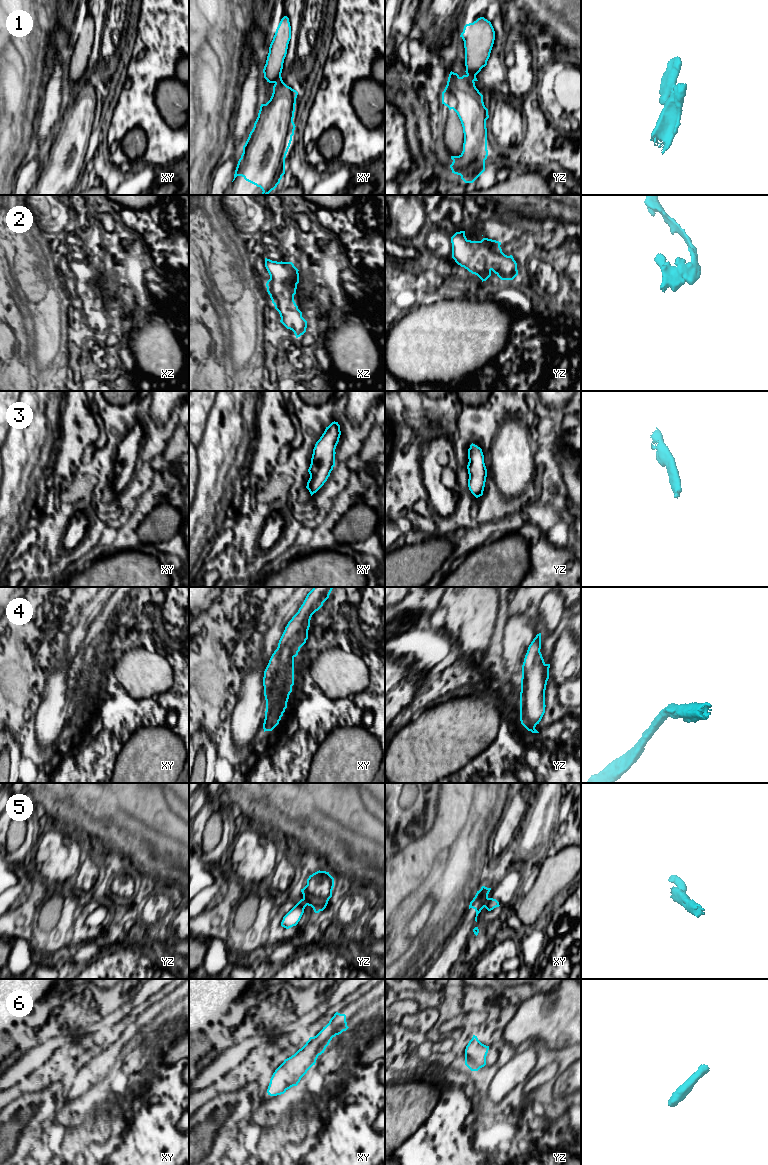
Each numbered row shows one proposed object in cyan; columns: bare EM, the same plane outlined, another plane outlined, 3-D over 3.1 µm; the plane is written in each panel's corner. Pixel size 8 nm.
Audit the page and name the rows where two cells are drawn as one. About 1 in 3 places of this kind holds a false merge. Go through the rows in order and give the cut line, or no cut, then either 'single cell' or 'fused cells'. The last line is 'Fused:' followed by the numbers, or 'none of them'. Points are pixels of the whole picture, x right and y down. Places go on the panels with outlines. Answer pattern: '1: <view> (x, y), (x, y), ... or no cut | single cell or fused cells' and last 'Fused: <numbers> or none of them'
1: yz (467, 74), (474, 80) | fused cells
2: no cut | single cell
3: no cut | single cell
4: no cut | single cell
5: xy (488, 898), (484, 906) | fused cells
6: no cut | single cell
Fused: 1, 5

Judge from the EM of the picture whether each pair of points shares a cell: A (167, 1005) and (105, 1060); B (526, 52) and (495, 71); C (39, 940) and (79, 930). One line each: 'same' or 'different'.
A: same
B: different
C: different

